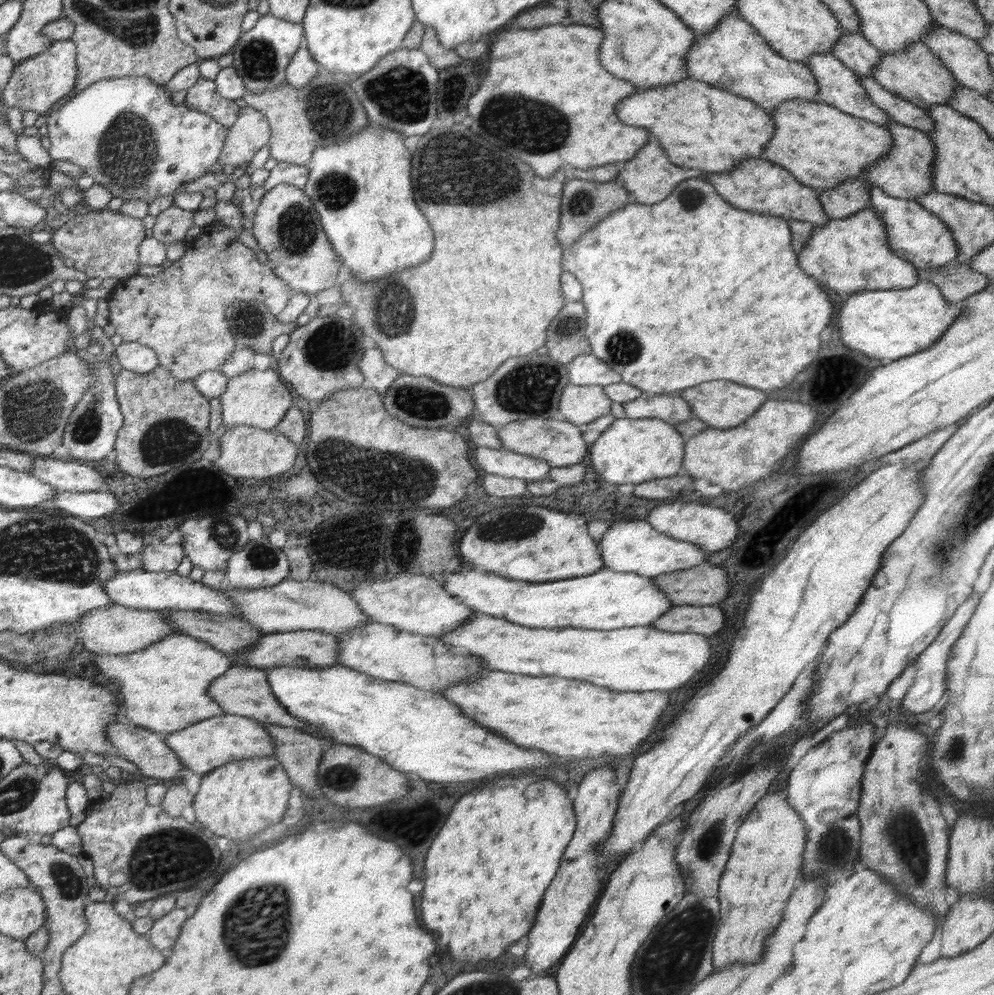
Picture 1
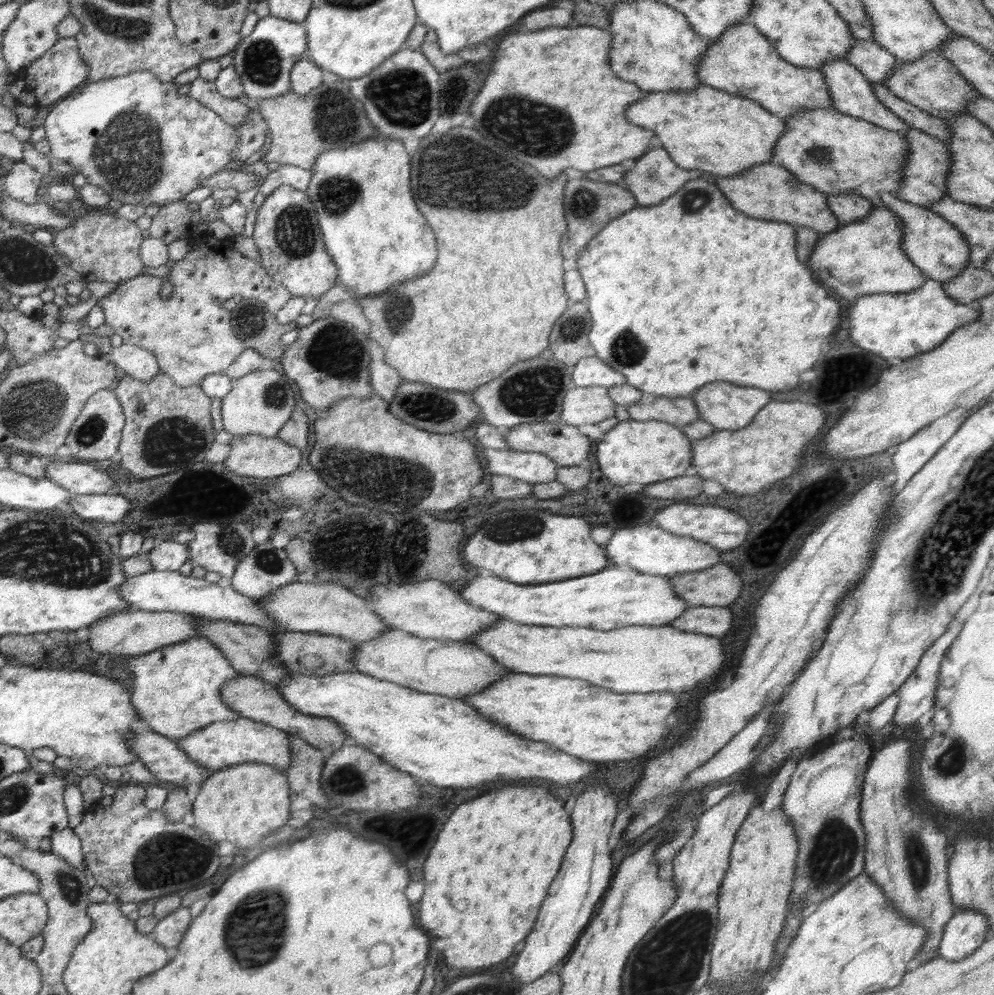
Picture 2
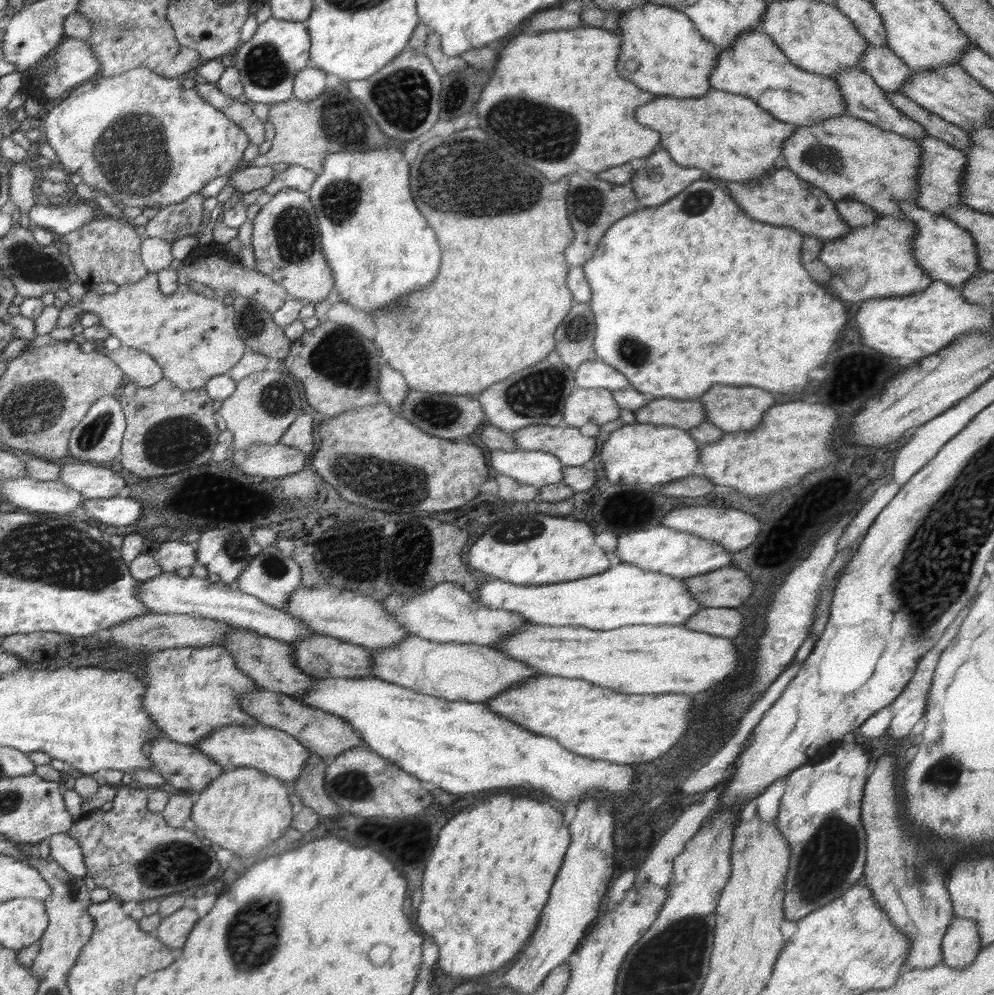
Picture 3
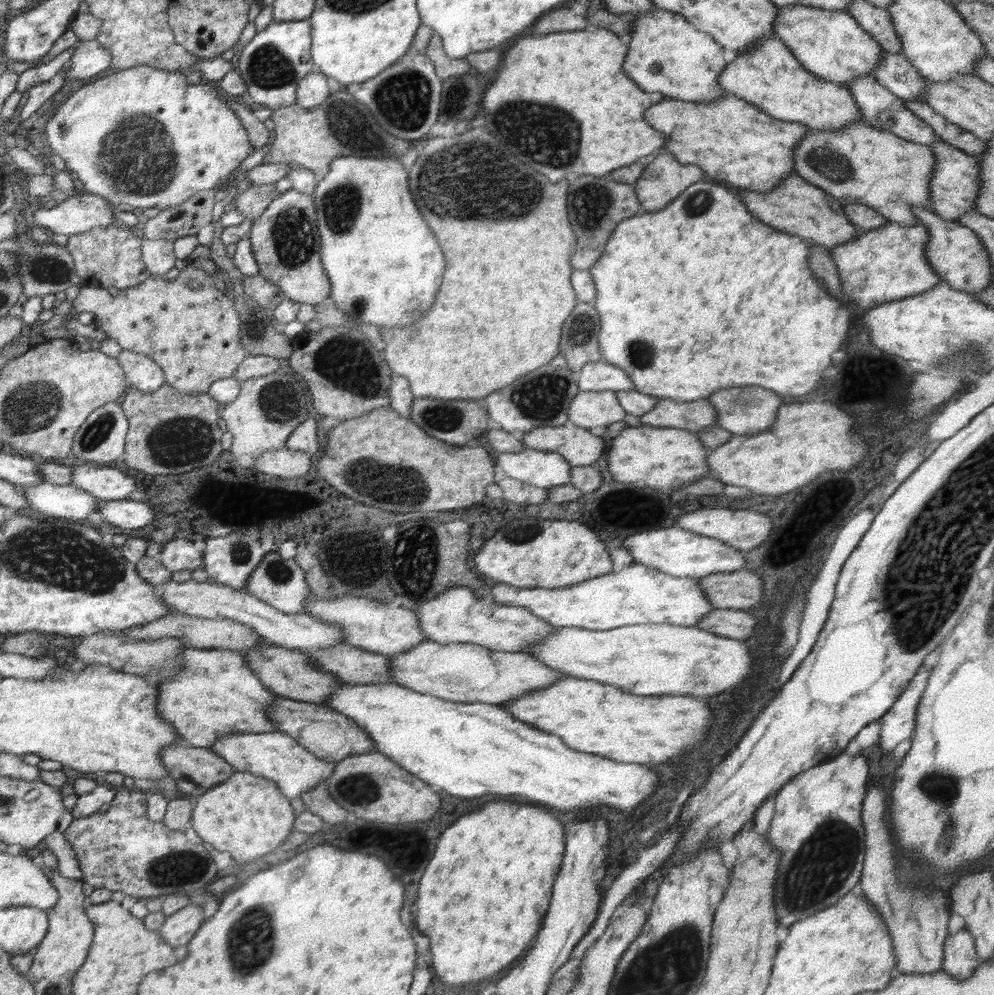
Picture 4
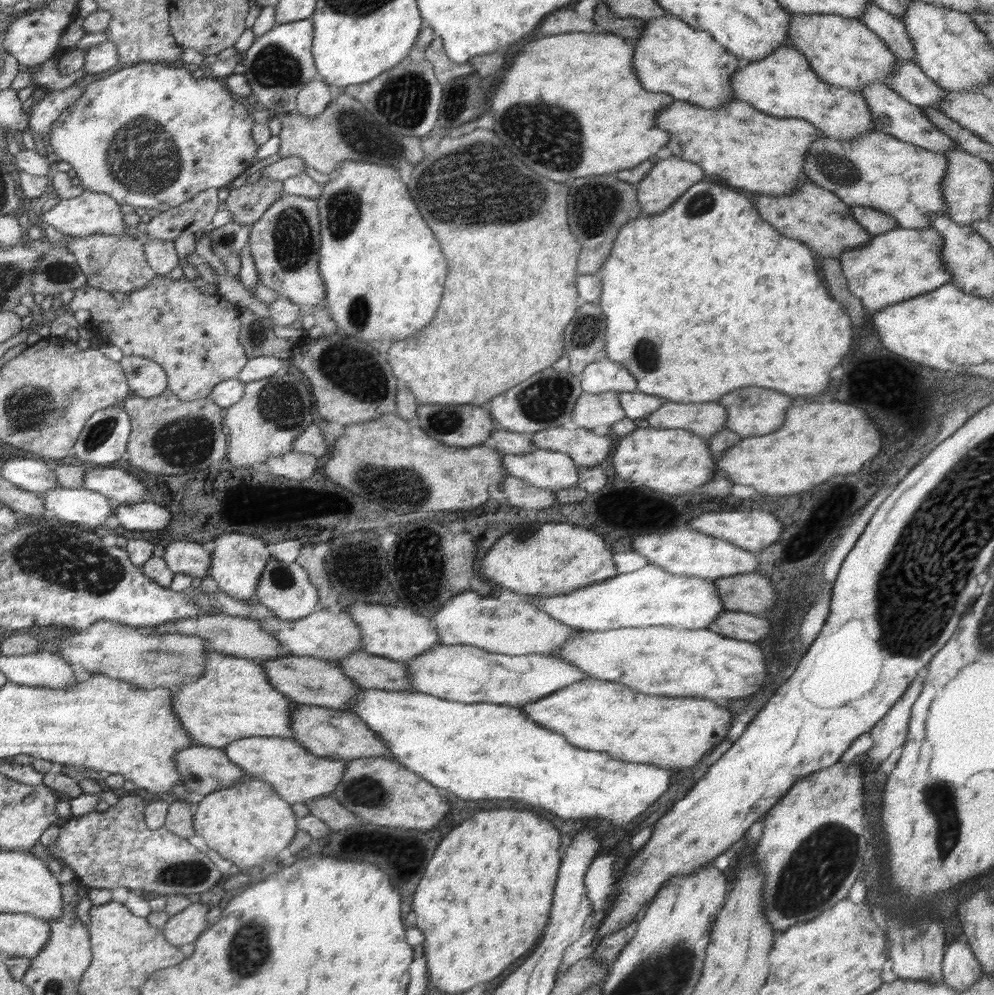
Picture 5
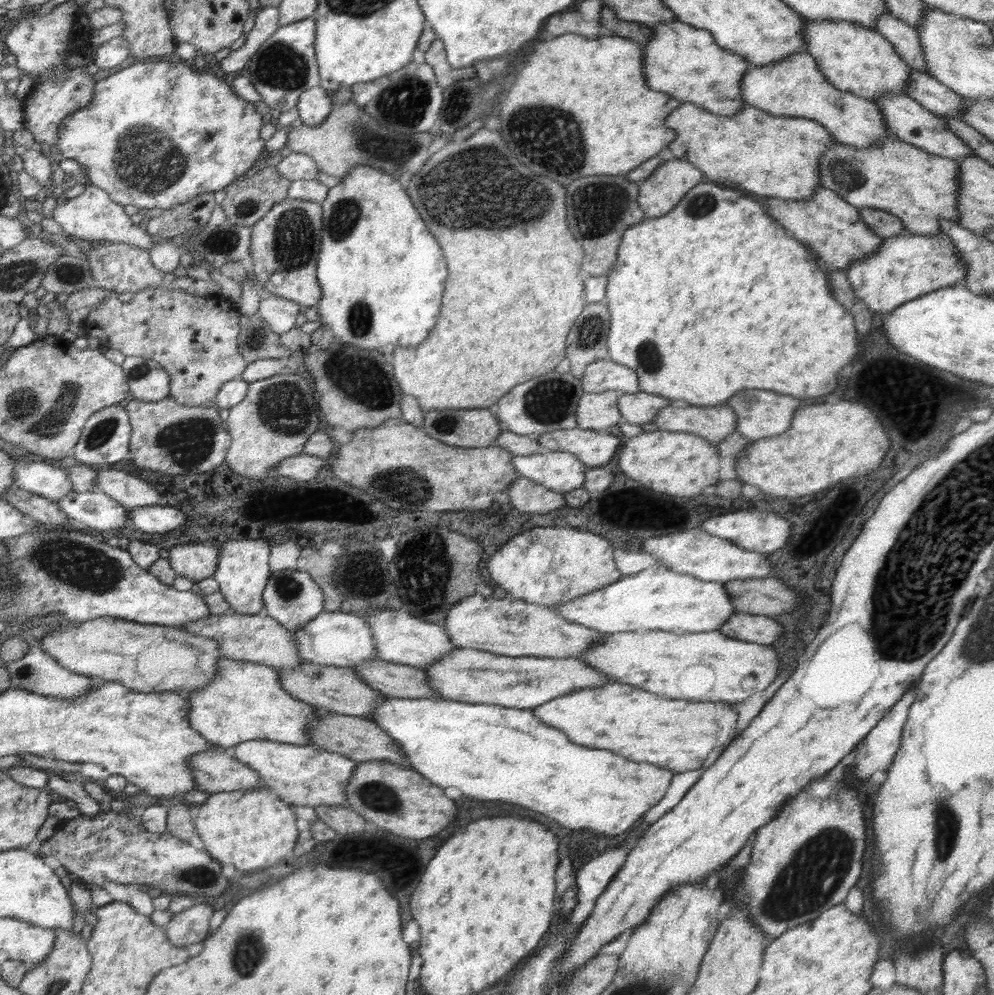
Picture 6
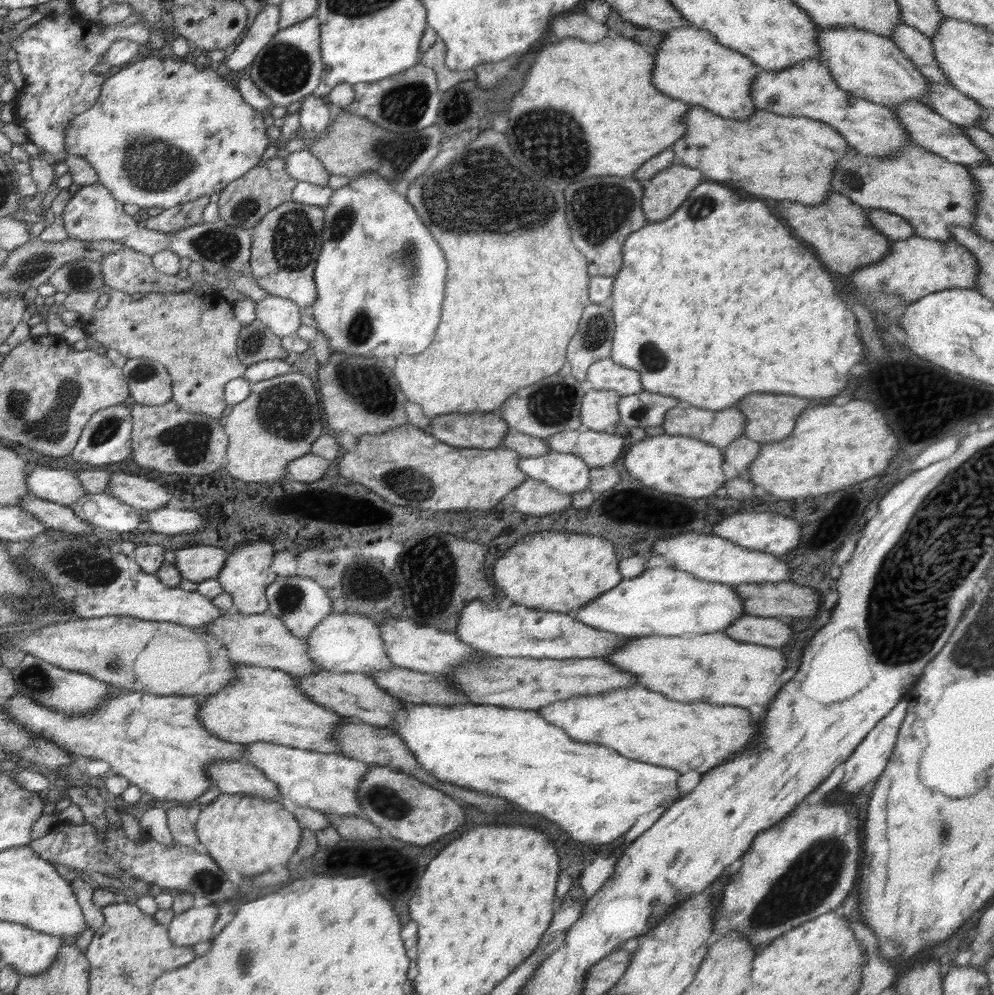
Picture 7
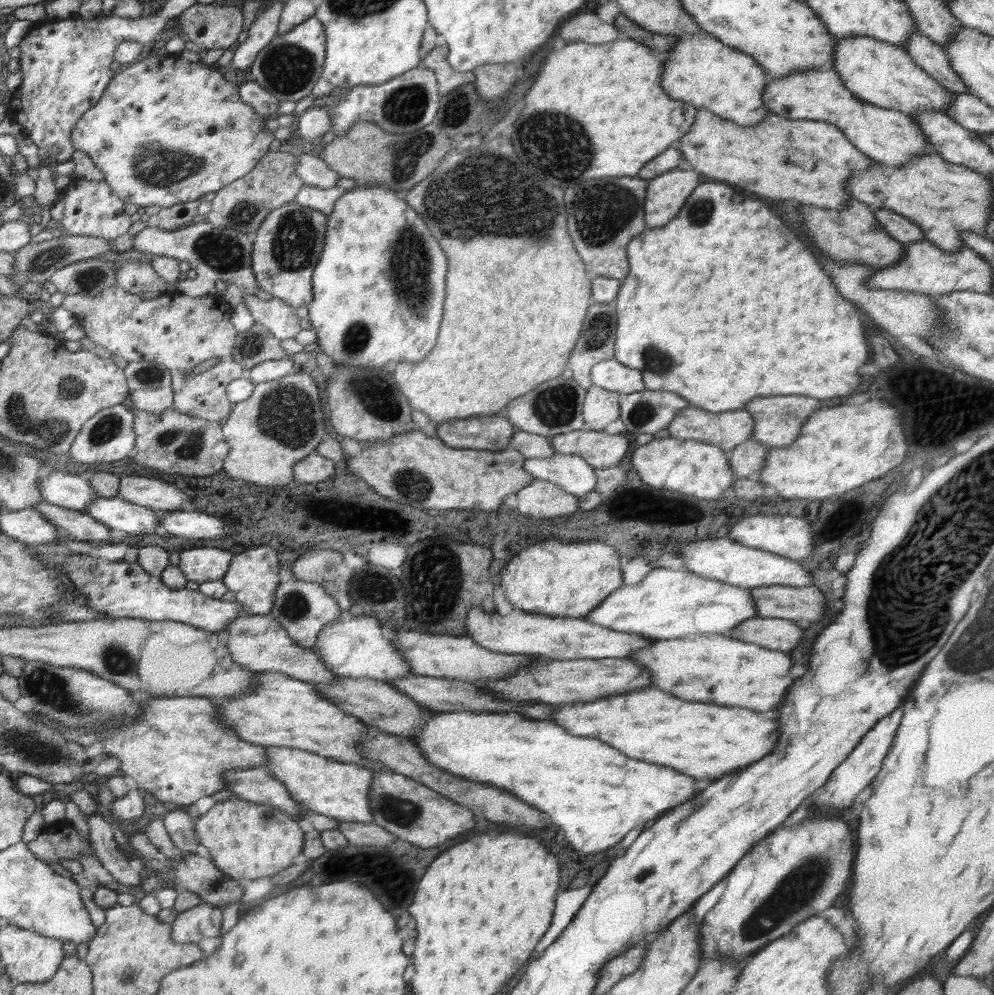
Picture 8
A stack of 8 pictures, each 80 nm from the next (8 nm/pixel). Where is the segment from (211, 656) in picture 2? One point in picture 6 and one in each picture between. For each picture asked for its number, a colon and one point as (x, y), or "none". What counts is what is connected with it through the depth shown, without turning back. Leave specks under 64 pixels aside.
3: (190, 691)
4: (218, 694)
5: (233, 699)
6: (244, 701)

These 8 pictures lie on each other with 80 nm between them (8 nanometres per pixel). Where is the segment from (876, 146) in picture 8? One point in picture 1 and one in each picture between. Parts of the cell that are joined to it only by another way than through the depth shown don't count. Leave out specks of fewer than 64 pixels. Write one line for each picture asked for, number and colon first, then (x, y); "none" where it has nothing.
1: (735, 57)
2: (744, 62)
3: (753, 66)
4: (768, 74)
5: (783, 85)
6: (795, 87)
7: (806, 90)

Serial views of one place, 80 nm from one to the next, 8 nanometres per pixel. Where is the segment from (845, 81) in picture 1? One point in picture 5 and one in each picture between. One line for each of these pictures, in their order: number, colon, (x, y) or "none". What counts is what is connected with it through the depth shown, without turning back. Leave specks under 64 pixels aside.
2: (851, 93)
3: (864, 99)
4: (883, 110)
5: (891, 114)

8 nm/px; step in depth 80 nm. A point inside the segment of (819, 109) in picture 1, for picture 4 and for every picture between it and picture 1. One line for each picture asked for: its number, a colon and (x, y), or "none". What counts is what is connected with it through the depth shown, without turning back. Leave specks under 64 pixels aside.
2: (833, 152)
3: (848, 158)
4: (859, 164)

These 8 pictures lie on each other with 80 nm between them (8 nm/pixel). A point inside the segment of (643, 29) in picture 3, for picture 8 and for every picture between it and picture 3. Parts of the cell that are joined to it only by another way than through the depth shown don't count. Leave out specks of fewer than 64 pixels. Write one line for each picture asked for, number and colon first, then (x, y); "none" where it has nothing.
4: (667, 54)
5: (672, 57)
6: (687, 62)
7: (693, 66)
8: (700, 69)

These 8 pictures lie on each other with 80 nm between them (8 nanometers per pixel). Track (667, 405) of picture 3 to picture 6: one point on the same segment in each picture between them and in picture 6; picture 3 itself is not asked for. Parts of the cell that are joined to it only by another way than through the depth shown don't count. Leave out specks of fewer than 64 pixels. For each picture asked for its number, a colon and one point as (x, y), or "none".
4: (695, 416)
5: (702, 418)
6: (715, 423)

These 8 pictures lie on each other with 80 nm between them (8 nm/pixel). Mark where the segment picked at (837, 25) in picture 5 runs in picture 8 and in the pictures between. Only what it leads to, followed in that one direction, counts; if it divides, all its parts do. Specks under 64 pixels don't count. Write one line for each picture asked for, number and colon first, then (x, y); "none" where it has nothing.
6: (853, 58)
7: (872, 67)
8: (878, 72)

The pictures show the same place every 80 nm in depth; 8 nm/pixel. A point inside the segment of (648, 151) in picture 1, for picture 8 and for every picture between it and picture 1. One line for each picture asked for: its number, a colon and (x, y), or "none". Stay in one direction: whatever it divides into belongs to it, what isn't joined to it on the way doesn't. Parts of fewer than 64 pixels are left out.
2: (656, 176)
3: (661, 178)
4: (661, 181)
5: (667, 180)
6: (662, 190)
7: (666, 190)
8: (667, 193)

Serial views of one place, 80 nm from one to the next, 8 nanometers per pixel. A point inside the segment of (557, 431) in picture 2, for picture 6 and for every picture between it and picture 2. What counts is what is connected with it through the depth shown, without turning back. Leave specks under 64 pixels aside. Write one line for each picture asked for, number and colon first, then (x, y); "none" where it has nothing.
3: (573, 449)
4: (575, 444)
5: (587, 449)
6: (594, 448)

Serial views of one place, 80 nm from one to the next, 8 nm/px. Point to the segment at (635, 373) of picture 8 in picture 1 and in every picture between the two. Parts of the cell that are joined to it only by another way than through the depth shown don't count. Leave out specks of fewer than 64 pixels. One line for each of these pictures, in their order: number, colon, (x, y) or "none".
1: (587, 369)
2: (591, 371)
3: (596, 374)
4: (596, 376)
5: (601, 376)
6: (604, 375)
7: (605, 374)

